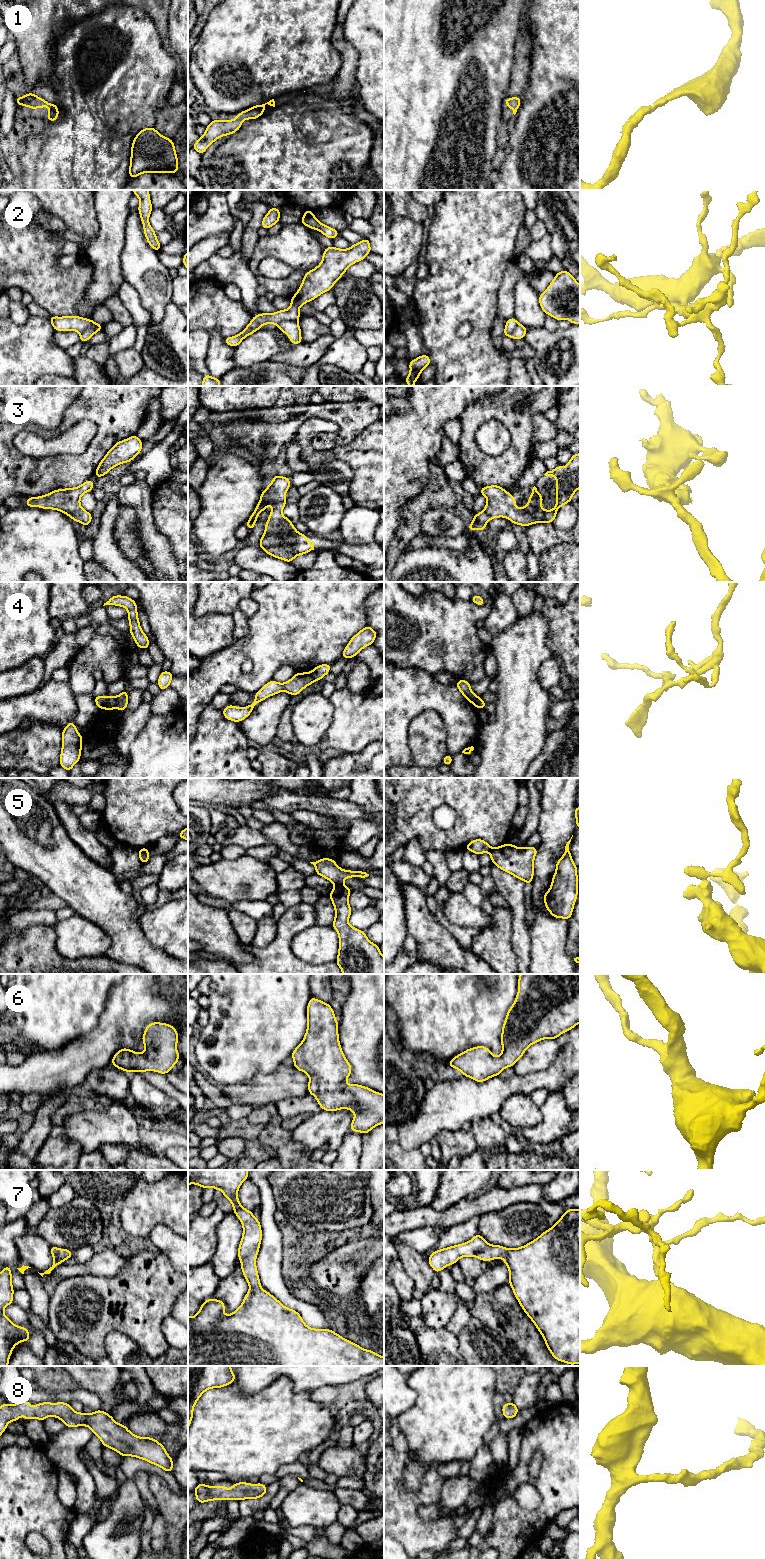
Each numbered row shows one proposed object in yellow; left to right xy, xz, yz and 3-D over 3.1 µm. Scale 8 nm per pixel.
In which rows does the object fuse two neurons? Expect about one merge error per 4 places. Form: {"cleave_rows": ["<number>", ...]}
{"cleave_rows": ["2", "4", "5"]}

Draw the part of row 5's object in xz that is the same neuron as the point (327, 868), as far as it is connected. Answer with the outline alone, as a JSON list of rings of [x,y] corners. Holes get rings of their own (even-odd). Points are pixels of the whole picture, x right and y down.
[[[324,857],[321,860],[310,863],[313,864],[314,867],[316,868],[315,874],[326,878],[335,885],[343,884],[343,880],[346,878],[352,878],[356,876],[365,878],[369,876],[369,874],[360,870],[355,871],[343,870],[335,863],[334,859],[329,859],[327,857]]]

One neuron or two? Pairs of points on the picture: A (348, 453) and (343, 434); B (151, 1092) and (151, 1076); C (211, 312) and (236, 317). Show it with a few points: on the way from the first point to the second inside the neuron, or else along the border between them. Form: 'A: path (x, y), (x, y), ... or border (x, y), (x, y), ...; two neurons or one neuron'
A: border (364, 429), (352, 441), (323, 450); two neurons
B: border (140, 1073), (153, 1085), (171, 1096); two neurons
C: path (217, 312), (230, 317); one neuron

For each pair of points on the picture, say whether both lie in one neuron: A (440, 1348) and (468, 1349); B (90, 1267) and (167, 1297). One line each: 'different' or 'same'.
A: different
B: different

